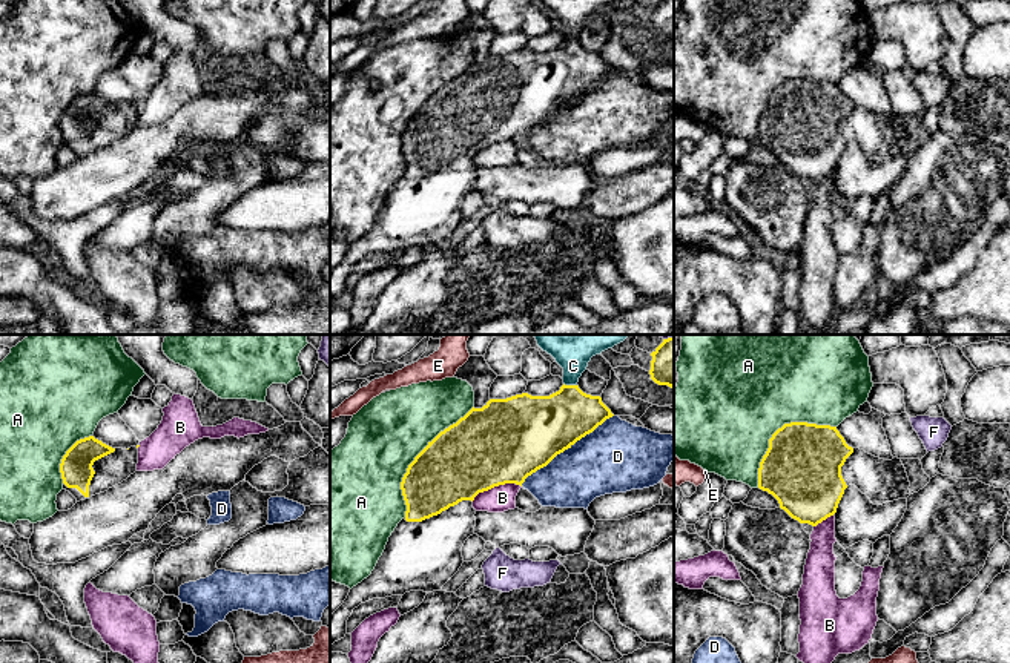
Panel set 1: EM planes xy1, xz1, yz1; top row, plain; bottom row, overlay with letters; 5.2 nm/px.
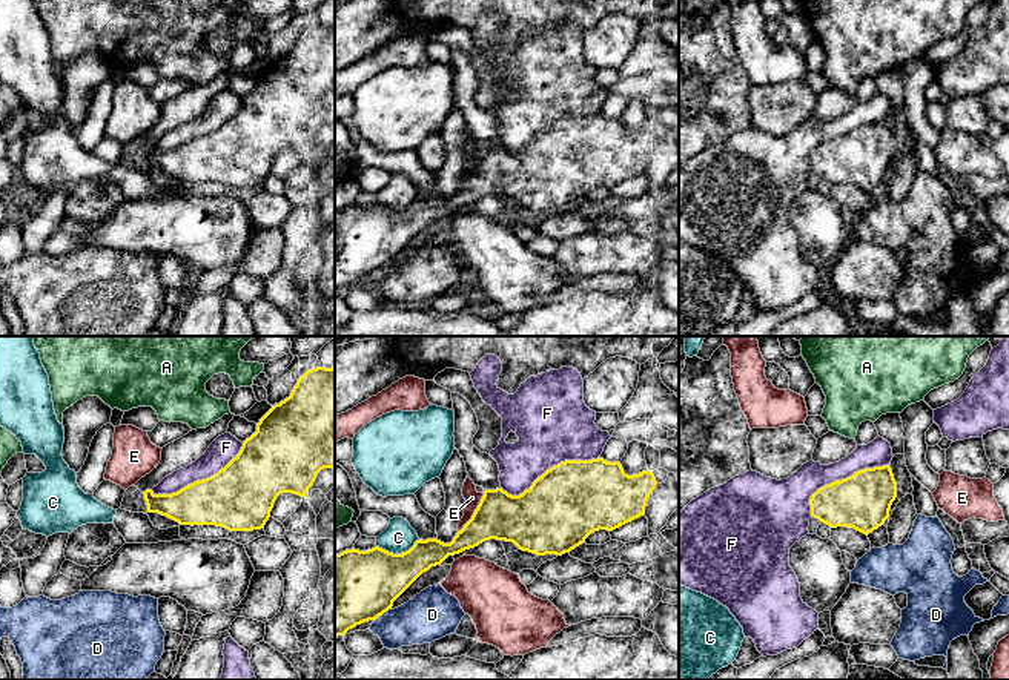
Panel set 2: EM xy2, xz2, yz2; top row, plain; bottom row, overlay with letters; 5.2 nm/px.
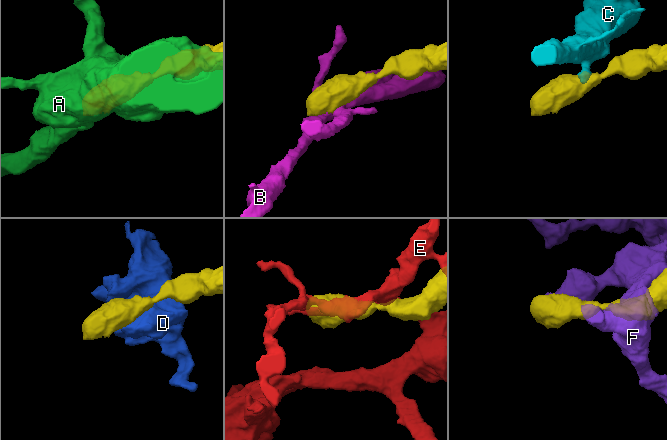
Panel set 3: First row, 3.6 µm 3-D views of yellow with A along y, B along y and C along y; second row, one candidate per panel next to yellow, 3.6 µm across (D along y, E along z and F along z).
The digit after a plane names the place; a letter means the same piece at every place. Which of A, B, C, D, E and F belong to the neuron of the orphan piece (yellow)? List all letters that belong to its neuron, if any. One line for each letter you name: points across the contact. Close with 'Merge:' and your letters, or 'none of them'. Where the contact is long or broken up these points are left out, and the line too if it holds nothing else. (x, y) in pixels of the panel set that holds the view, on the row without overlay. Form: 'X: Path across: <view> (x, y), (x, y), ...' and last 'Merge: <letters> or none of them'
Merge: none of them

